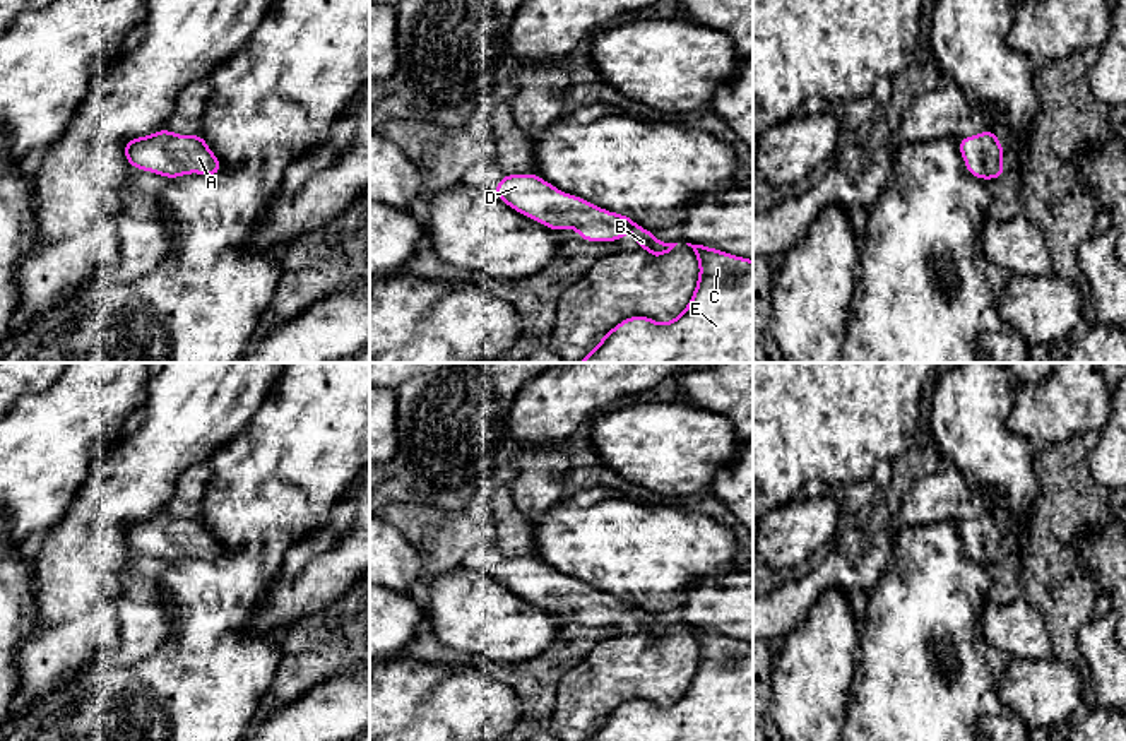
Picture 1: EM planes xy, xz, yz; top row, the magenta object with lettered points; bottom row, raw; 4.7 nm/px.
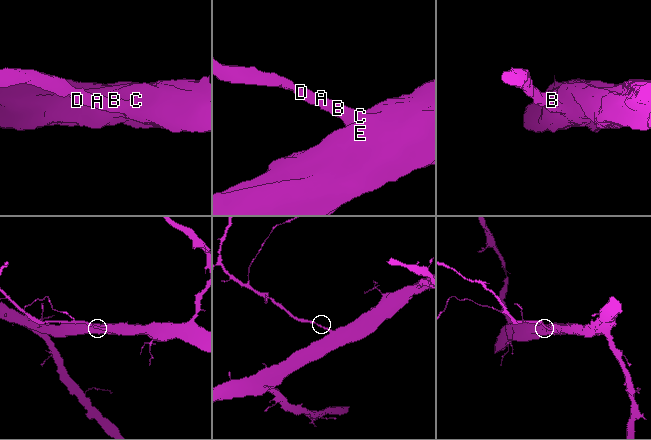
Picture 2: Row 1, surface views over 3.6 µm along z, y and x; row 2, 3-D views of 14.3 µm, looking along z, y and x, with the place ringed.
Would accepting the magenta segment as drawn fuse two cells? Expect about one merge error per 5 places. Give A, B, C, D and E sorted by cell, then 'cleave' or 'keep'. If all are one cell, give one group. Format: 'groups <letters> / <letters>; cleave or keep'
groups A B C D E; keep

